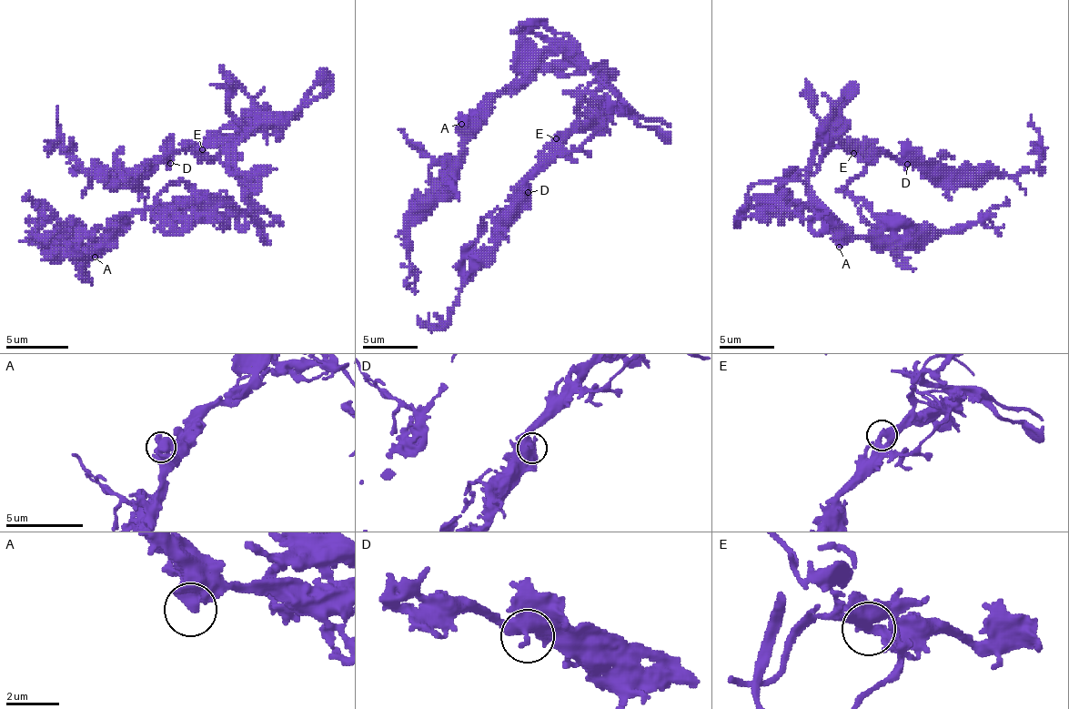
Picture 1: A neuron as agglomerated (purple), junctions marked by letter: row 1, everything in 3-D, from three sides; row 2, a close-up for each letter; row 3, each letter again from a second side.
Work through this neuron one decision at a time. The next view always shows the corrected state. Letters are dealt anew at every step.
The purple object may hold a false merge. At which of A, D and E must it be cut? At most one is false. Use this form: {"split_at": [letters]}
{"split_at": []}

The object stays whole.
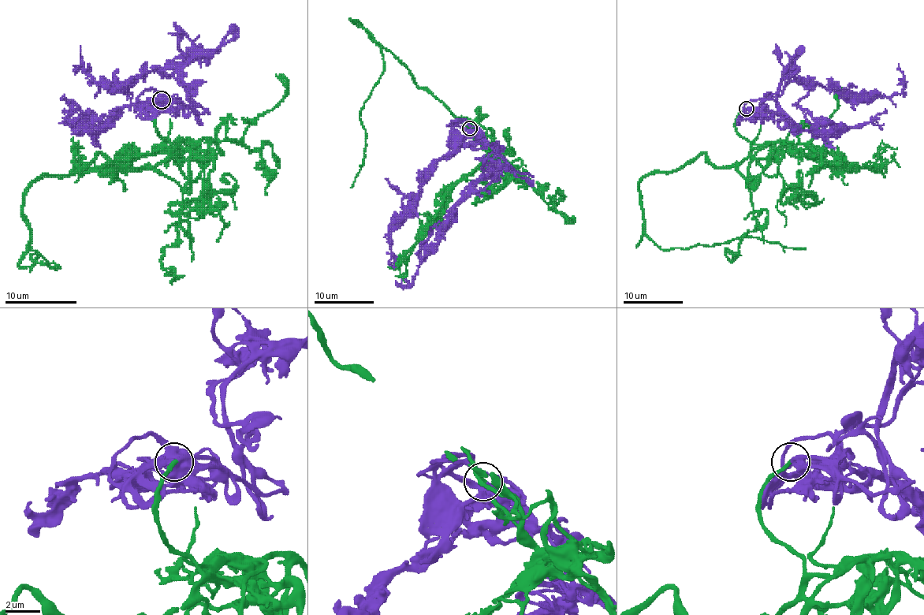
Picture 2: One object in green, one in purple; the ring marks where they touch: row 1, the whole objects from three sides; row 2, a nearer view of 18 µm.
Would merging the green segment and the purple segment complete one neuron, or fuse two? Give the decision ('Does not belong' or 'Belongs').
Belongs

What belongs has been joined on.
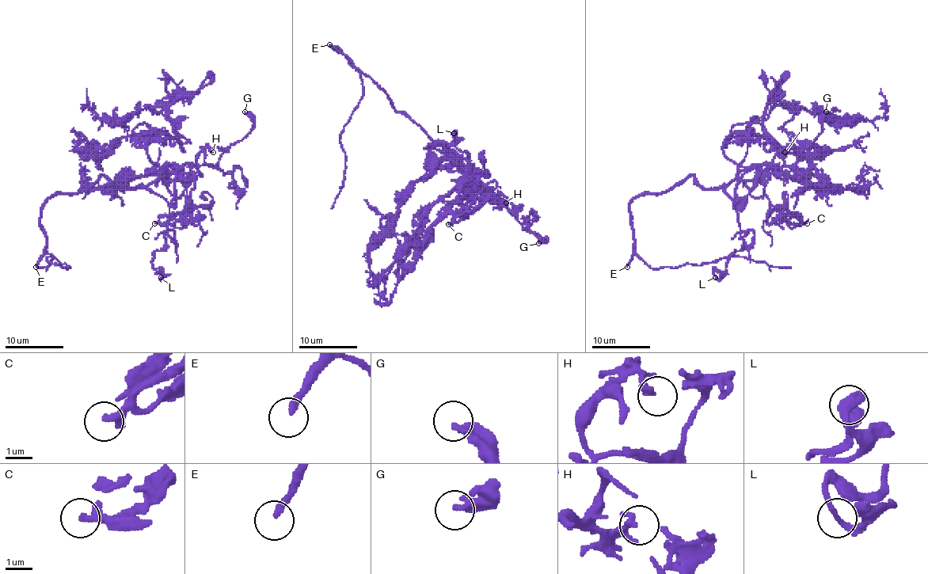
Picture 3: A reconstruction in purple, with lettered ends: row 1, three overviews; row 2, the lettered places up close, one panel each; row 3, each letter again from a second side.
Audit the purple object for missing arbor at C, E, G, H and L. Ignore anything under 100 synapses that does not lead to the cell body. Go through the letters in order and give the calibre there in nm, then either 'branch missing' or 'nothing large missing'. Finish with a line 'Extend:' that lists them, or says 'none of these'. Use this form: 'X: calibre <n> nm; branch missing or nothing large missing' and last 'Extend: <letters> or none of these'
C: calibre 320 nm; branch missing
E: calibre 240 nm; branch missing
G: calibre 320 nm; nothing large missing
H: calibre 190 nm; nothing large missing
L: calibre 200 nm; nothing large missing
Extend: C, E

